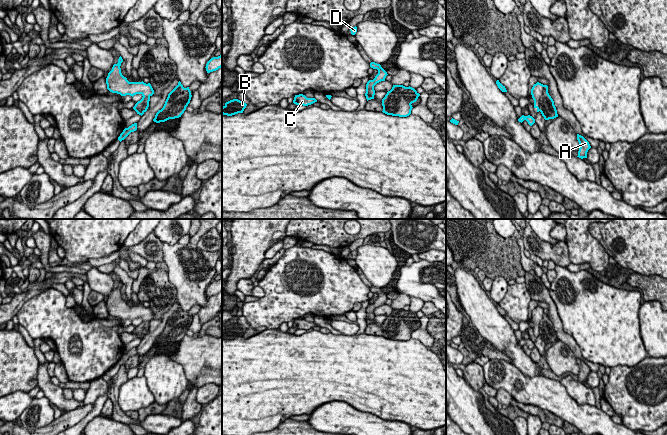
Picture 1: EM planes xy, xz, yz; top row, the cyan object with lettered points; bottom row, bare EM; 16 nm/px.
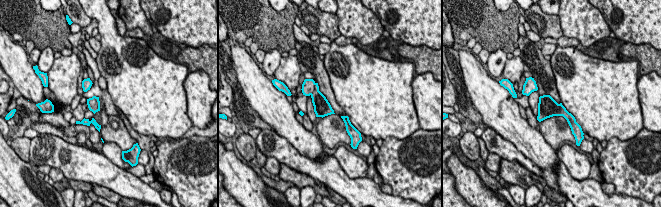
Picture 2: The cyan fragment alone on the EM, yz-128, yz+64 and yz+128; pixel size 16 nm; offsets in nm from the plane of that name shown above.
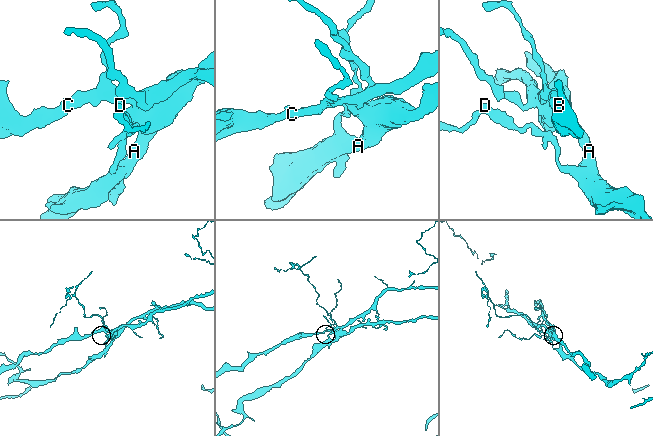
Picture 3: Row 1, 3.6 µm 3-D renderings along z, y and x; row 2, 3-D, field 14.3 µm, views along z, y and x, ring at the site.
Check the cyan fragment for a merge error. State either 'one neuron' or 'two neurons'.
two neurons

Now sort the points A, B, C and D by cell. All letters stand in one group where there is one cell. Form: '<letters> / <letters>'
A D / B C

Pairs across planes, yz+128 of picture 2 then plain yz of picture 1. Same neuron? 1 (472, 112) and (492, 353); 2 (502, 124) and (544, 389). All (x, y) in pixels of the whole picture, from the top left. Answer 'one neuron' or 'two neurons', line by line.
1: one neuron
2: two neurons

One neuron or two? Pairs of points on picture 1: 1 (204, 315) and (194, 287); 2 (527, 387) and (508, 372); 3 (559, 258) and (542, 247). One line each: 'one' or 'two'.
1: two
2: one
3: one

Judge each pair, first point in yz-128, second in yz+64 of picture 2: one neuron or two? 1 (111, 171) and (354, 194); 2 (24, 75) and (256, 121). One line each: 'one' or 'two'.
1: one
2: two

